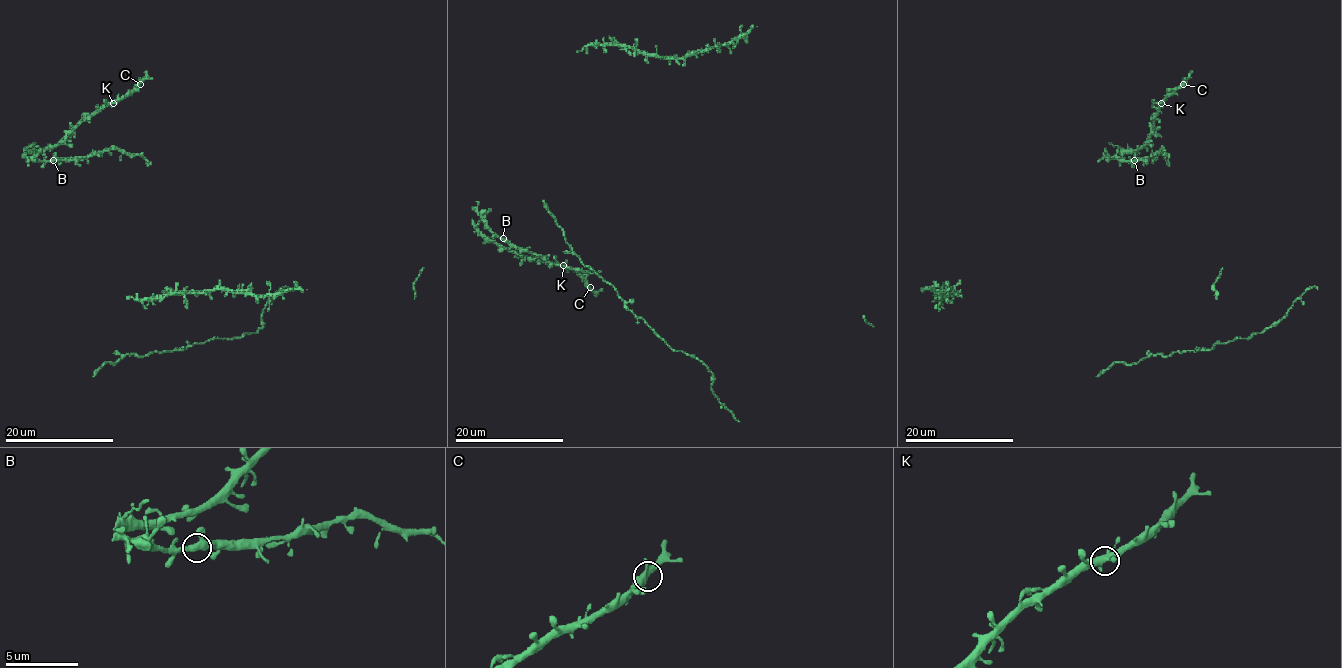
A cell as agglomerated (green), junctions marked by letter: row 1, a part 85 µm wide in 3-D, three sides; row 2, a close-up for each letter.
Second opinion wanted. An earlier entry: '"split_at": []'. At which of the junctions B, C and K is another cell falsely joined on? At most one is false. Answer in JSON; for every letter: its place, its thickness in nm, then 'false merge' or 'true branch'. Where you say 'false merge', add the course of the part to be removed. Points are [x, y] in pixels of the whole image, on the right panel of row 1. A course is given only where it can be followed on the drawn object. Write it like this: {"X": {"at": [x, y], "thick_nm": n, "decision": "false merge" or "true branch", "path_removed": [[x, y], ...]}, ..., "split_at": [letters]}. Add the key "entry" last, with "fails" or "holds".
{"B": {"at": [1134, 160], "thick_nm": 360, "decision": "true branch"}, "C": {"at": [1183, 84], "thick_nm": 380, "decision": "true branch"}, "K": {"at": [1161, 103], "thick_nm": 360, "decision": "true branch"}, "split_at": [], "entry": "holds"}

